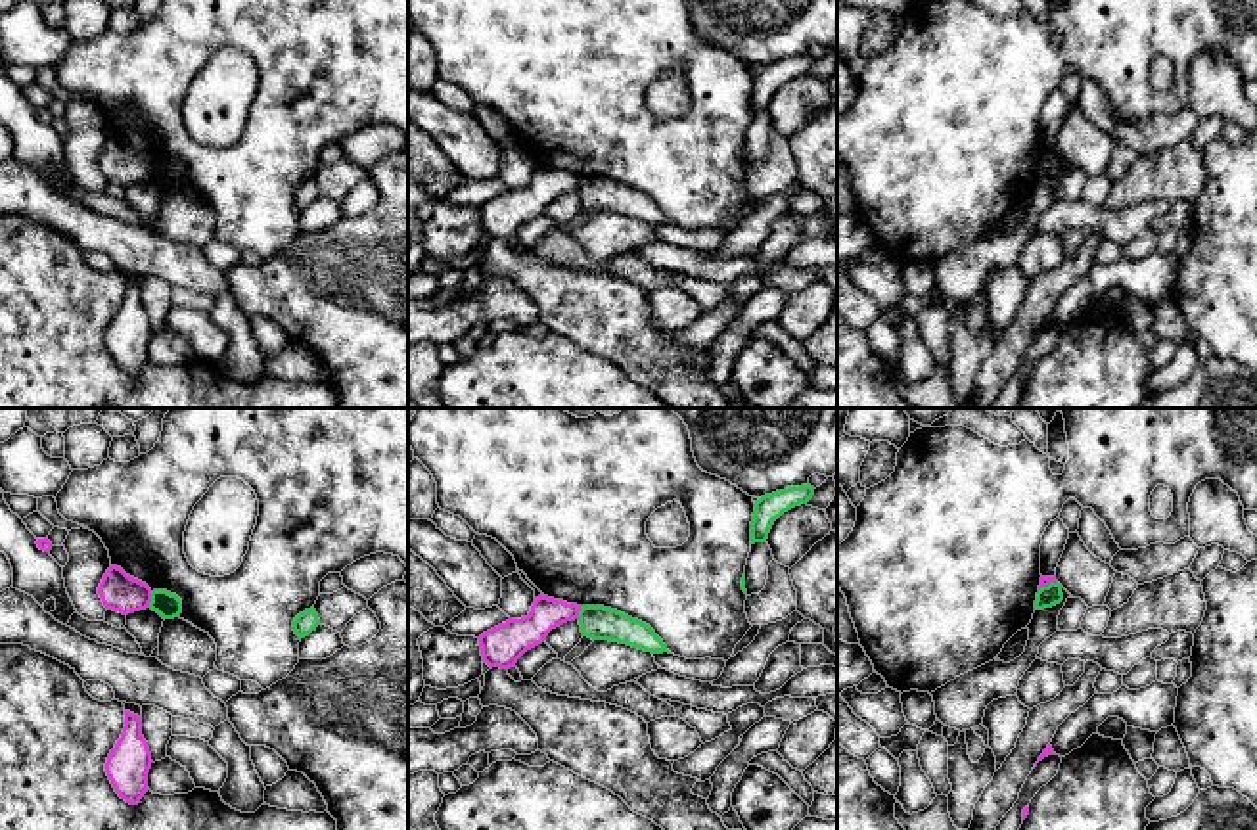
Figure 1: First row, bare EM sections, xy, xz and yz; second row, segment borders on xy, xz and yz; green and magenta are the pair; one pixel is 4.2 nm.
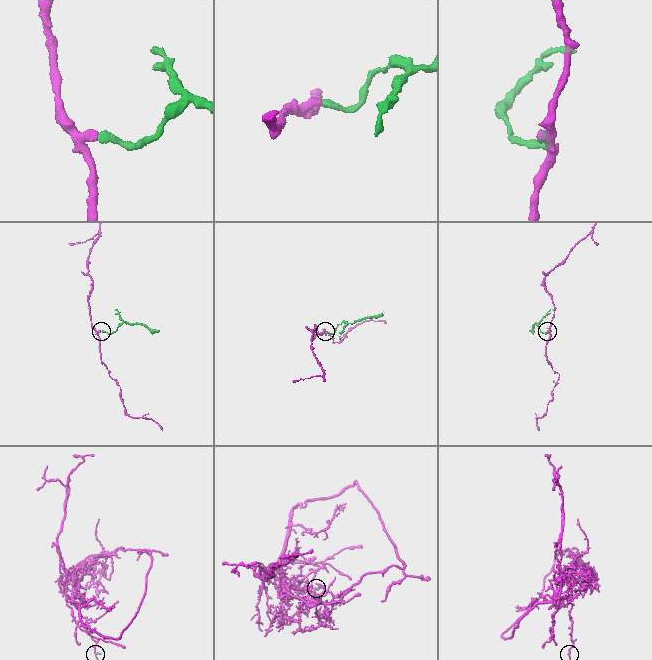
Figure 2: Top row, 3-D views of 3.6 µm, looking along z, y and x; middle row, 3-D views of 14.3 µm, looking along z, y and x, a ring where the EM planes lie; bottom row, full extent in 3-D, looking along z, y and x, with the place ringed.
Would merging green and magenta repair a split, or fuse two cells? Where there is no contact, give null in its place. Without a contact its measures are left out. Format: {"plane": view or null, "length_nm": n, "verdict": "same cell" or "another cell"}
{"plane": "xy", "length_nm": 70, "verdict": "another cell"}

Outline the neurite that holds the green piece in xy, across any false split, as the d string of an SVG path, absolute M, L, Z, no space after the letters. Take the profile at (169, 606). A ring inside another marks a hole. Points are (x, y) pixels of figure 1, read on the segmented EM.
M153 590L149 608L163 619L174 619L182 613L182 600L167 590Z

